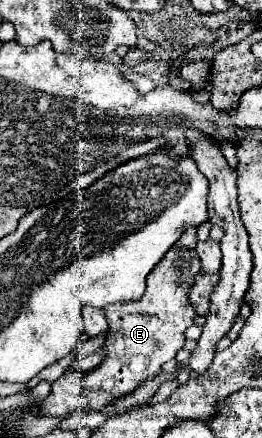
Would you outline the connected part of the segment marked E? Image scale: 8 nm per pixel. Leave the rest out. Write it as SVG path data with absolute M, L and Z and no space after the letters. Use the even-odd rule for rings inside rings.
M181 237L179 245L171 249L171 255L167 253L165 259L161 259L161 263L157 263L157 267L149 273L147 291L135 303L135 307L127 307L125 303L105 307L105 317L109 323L109 333L105 339L105 359L89 373L65 371L51 385L51 393L37 403L37 415L61 417L83 407L101 409L107 403L115 403L131 395L147 379L159 375L163 363L175 359L177 351L171 349L183 345L183 333L189 325L195 323L197 317L195 305L189 303L189 291L191 281L195 283L195 275L201 271L201 259L193 253L195 241L185 241L185 237Z

